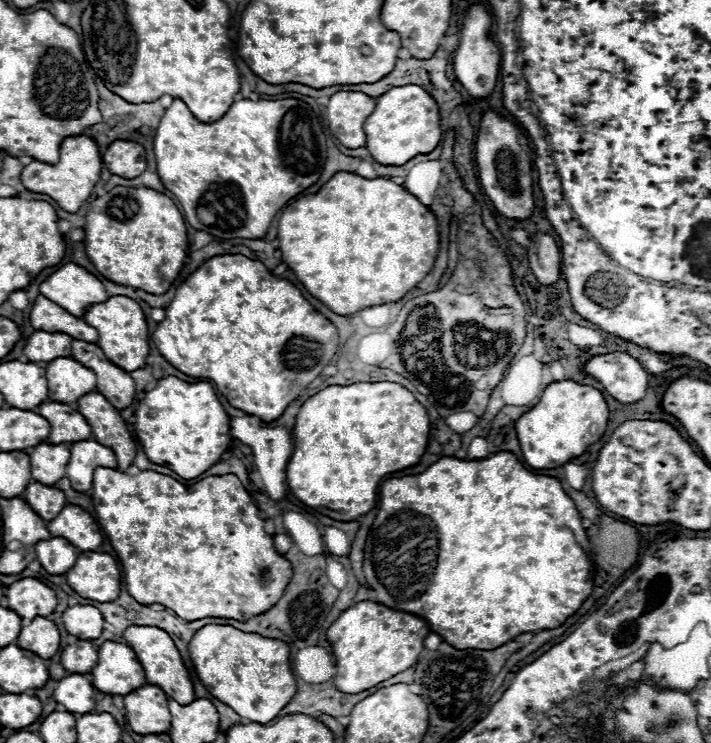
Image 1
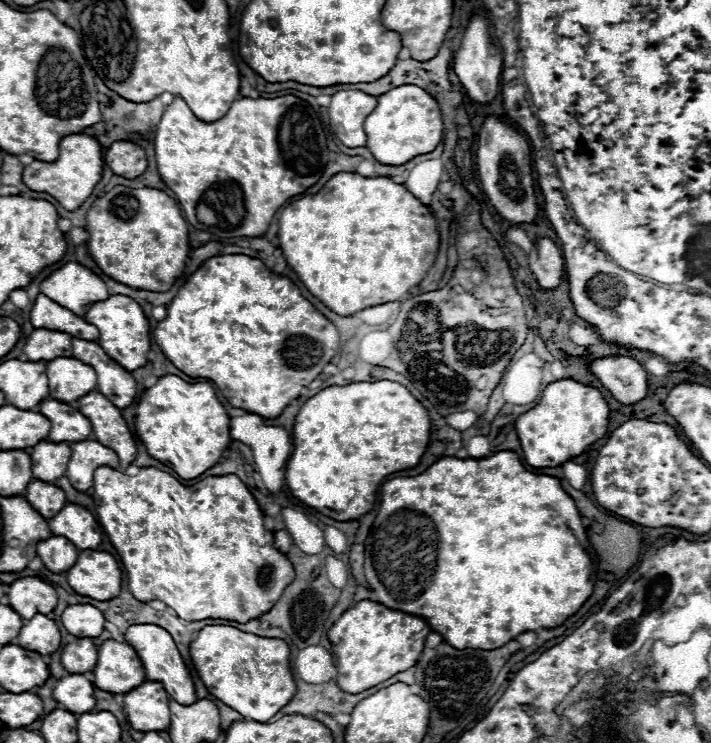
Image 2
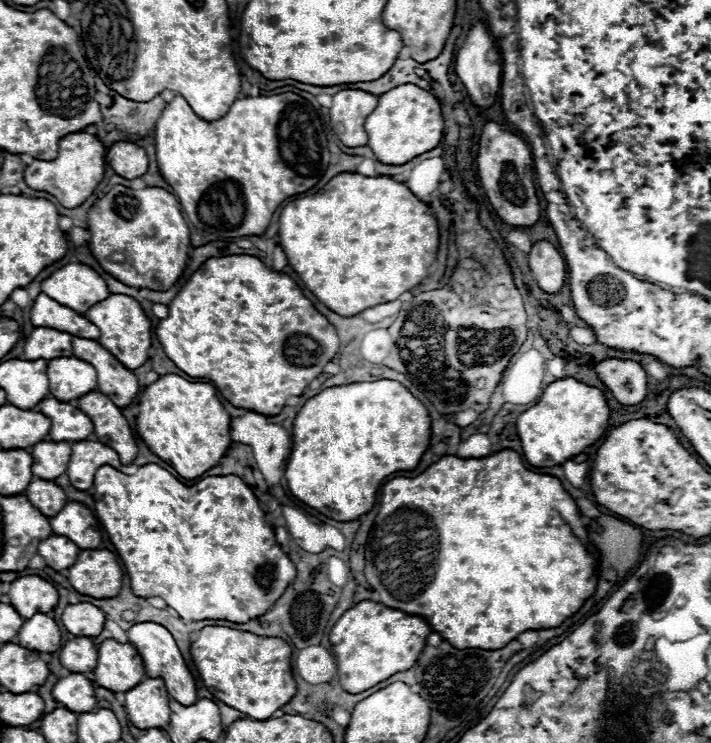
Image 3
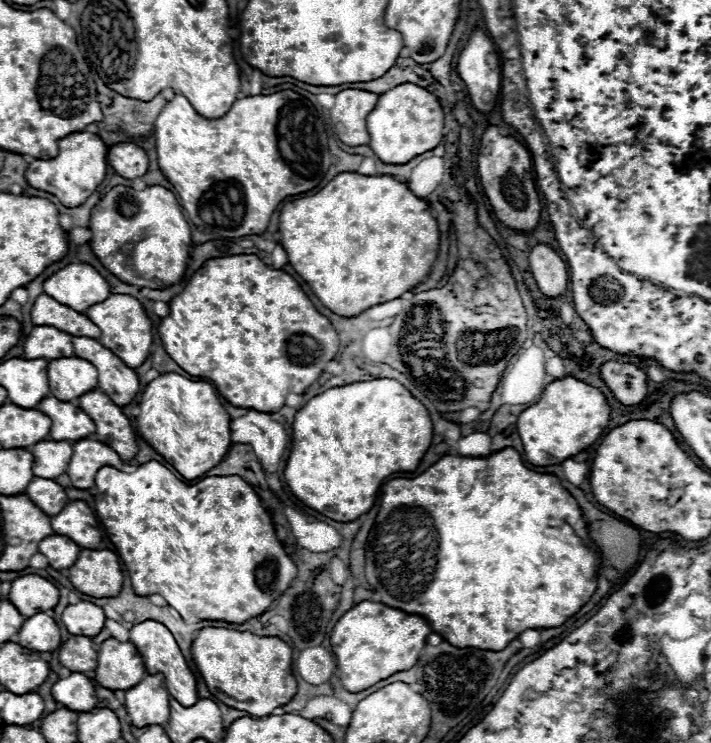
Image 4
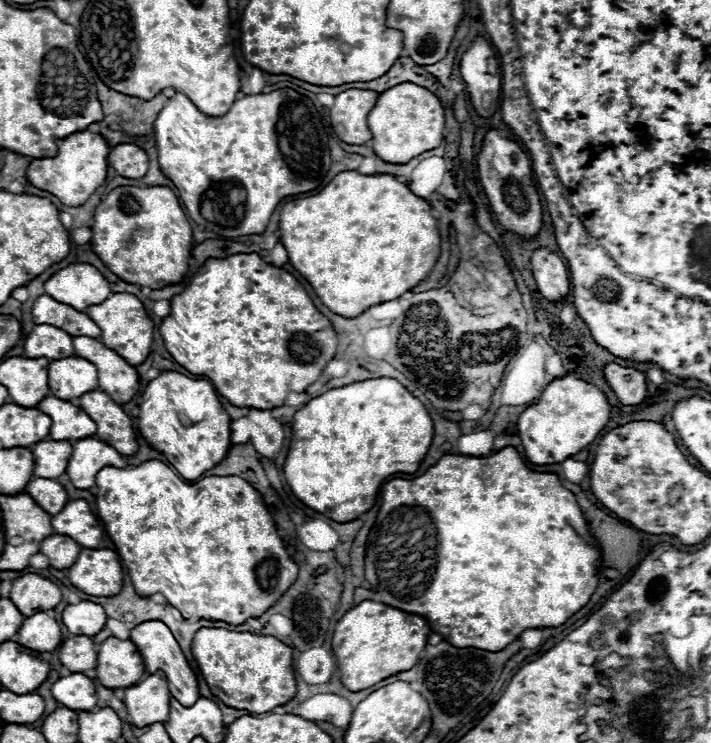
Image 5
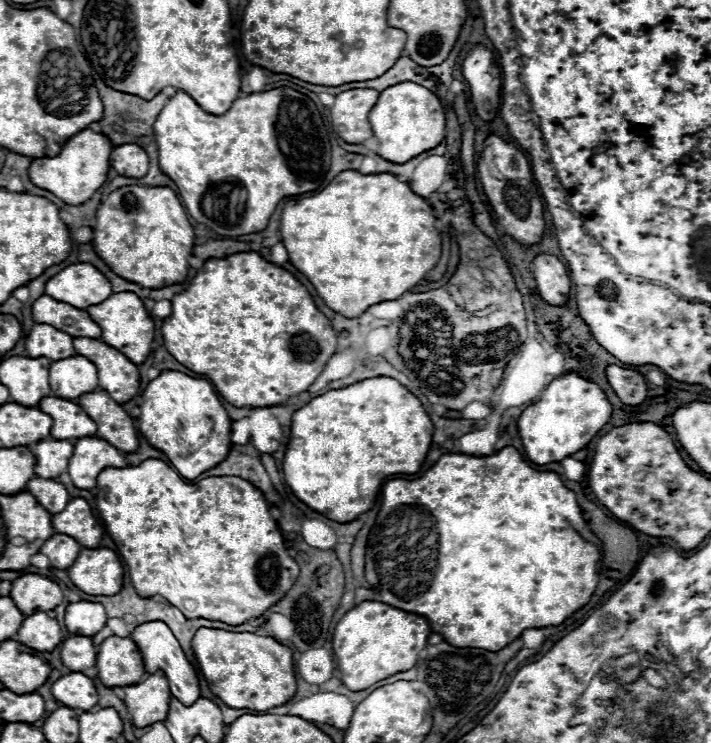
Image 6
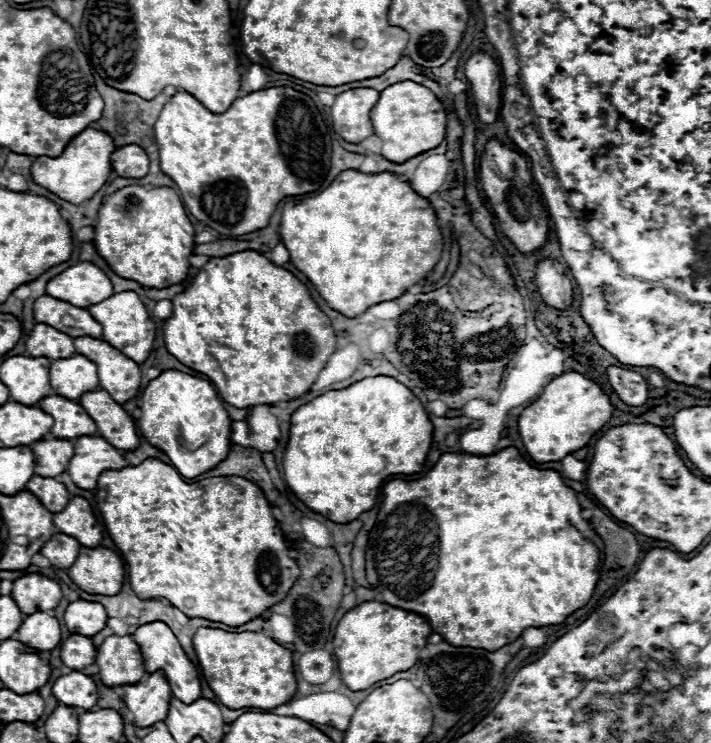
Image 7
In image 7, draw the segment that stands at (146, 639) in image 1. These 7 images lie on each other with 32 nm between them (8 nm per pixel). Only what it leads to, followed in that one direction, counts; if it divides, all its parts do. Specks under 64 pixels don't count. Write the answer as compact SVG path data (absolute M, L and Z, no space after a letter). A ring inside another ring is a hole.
M150 622L150 624L144 624L140 626L132 638L136 640L136 644L140 644L140 652L144 656L144 668L146 672L156 672L156 670L162 670L170 688L172 688L172 694L178 698L178 700L184 700L184 704L192 704L192 700L198 700L200 694L202 694L202 688L200 688L200 676L198 676L198 670L196 666L190 662L190 658L186 656L186 652L182 650L178 638L172 634L172 630L164 624L164 622Z

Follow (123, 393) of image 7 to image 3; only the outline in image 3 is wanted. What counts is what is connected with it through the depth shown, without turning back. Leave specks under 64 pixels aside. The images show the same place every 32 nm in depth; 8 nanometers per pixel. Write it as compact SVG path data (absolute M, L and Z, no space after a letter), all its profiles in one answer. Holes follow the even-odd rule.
M72 338L74 356L90 362L98 372L98 392L104 392L116 406L124 408L138 392L138 378L120 360L116 360L96 340Z

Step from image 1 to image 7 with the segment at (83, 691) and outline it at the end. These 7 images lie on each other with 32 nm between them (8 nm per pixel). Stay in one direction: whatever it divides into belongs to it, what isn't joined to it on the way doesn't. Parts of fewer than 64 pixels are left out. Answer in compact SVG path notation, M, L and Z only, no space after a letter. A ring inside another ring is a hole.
M70 672L66 676L60 676L54 686L52 686L52 694L56 696L58 702L68 704L72 708L92 708L98 702L98 692L96 692L96 684L90 676L86 676L84 672Z

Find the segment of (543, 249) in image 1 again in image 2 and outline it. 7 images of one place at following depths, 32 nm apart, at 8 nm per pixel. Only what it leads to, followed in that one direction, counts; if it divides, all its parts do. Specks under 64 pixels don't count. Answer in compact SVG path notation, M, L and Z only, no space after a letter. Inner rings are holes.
M538 238L528 254L530 270L538 284L546 290L556 290L564 280L564 258L550 238Z

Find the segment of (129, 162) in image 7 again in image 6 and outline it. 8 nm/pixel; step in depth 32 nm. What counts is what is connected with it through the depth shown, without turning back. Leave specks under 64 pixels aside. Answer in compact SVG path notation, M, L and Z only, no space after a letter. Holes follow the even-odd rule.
M136 144L116 146L110 154L110 166L124 178L142 178L148 172L148 156Z

